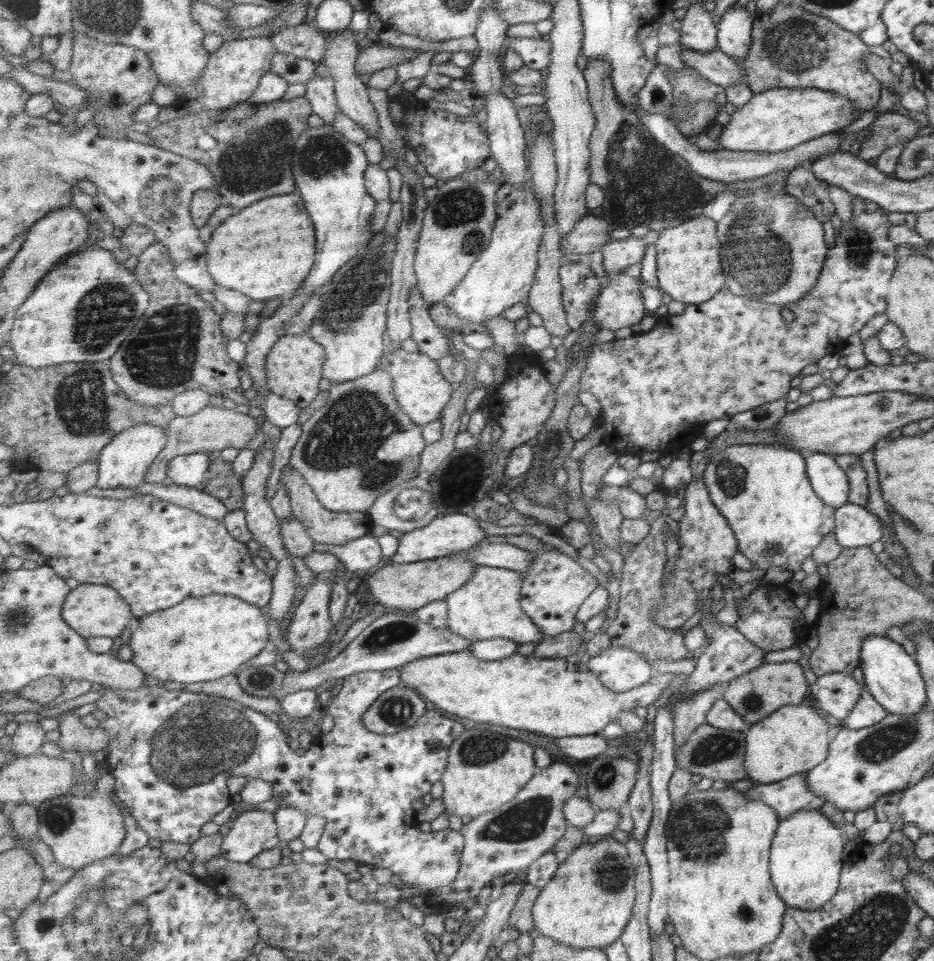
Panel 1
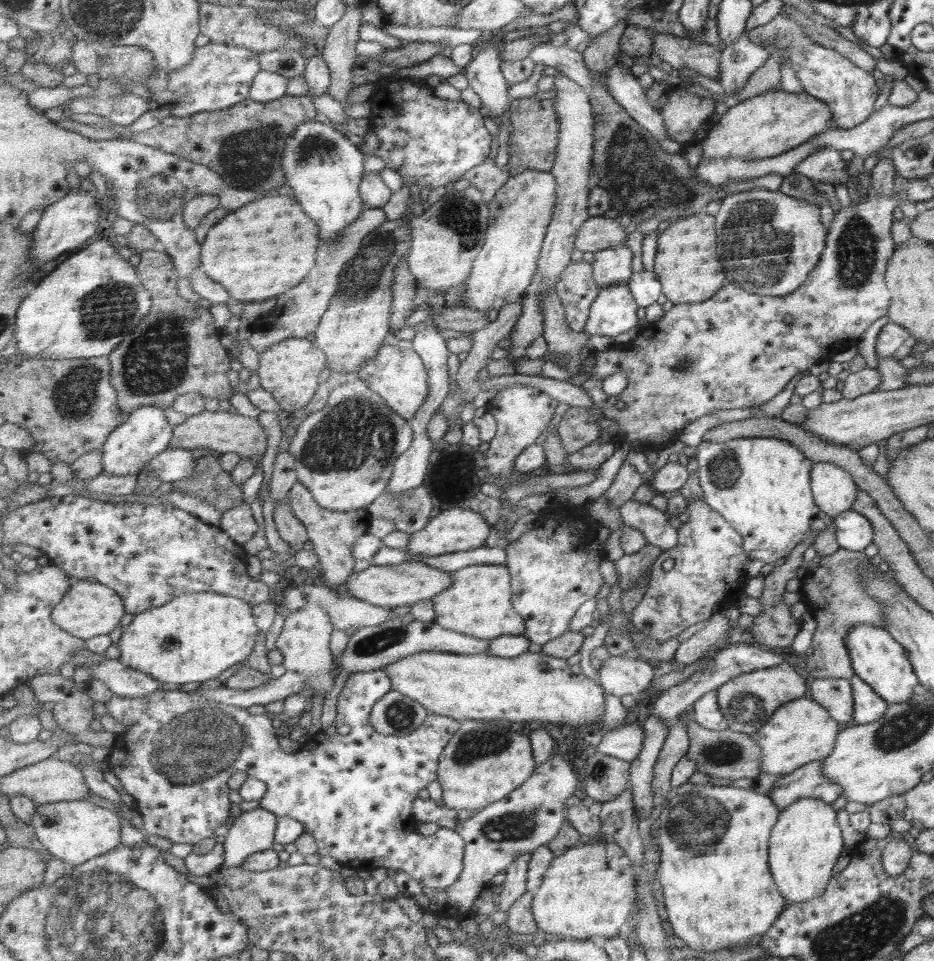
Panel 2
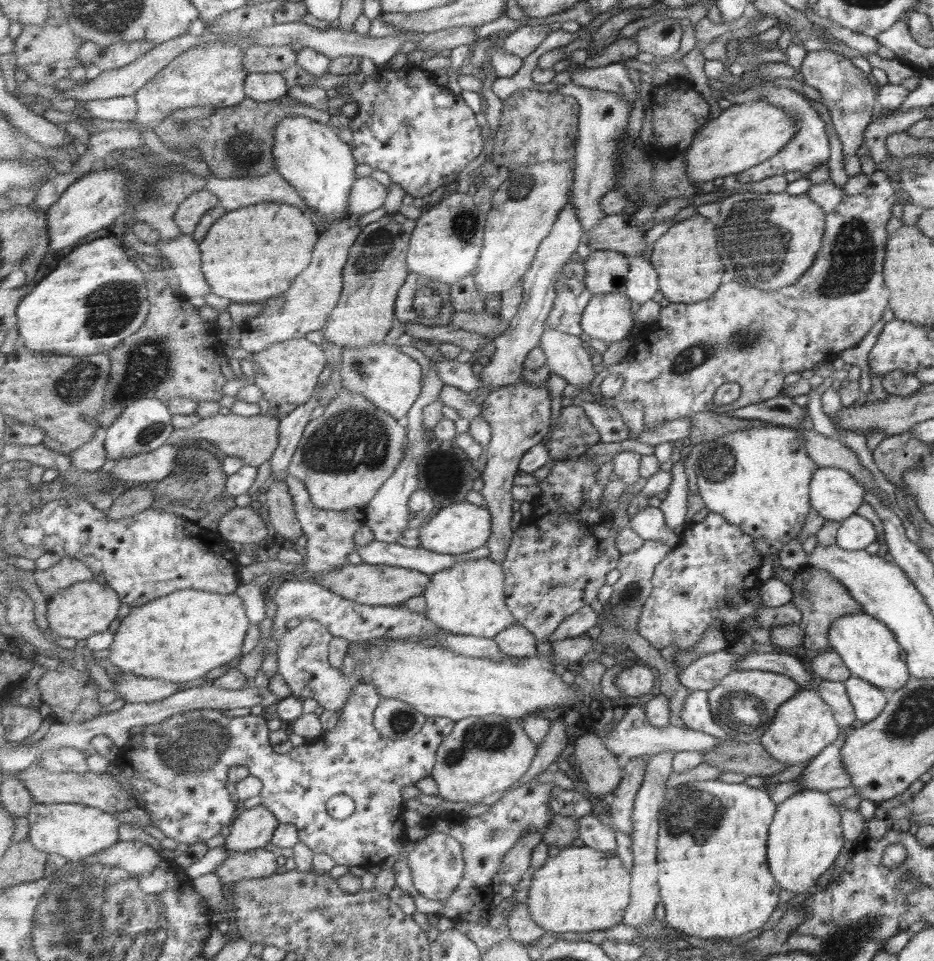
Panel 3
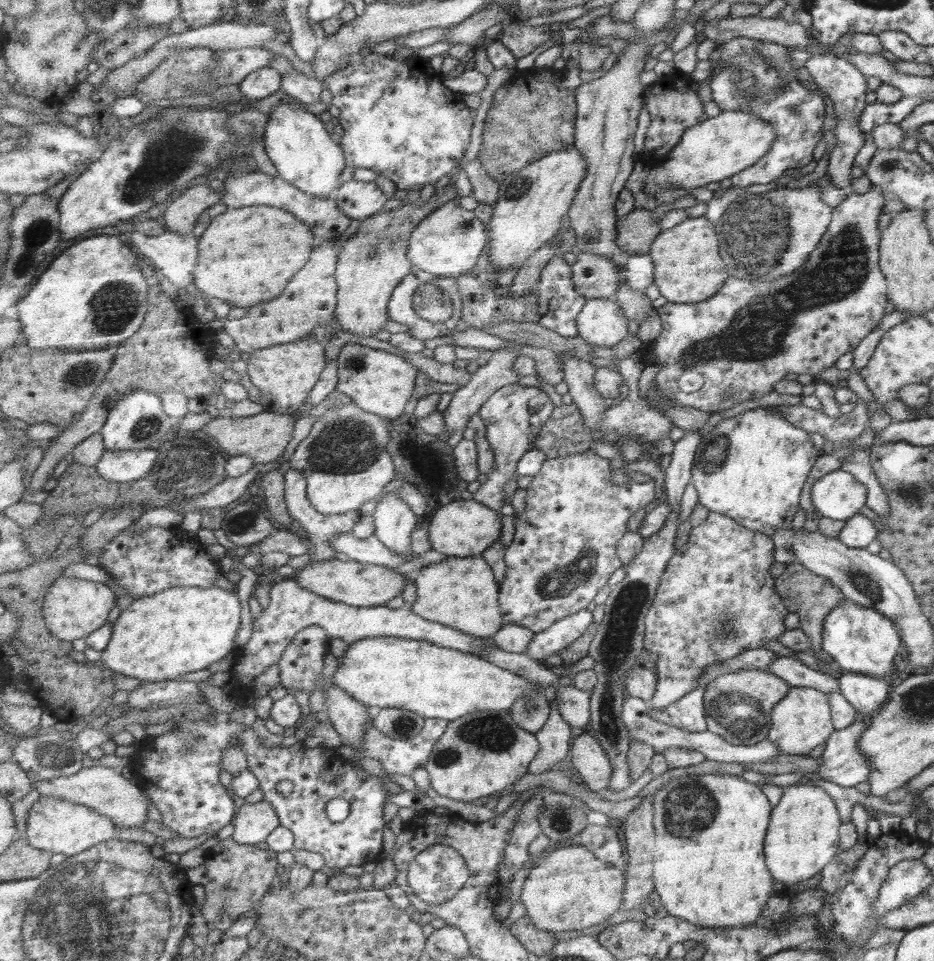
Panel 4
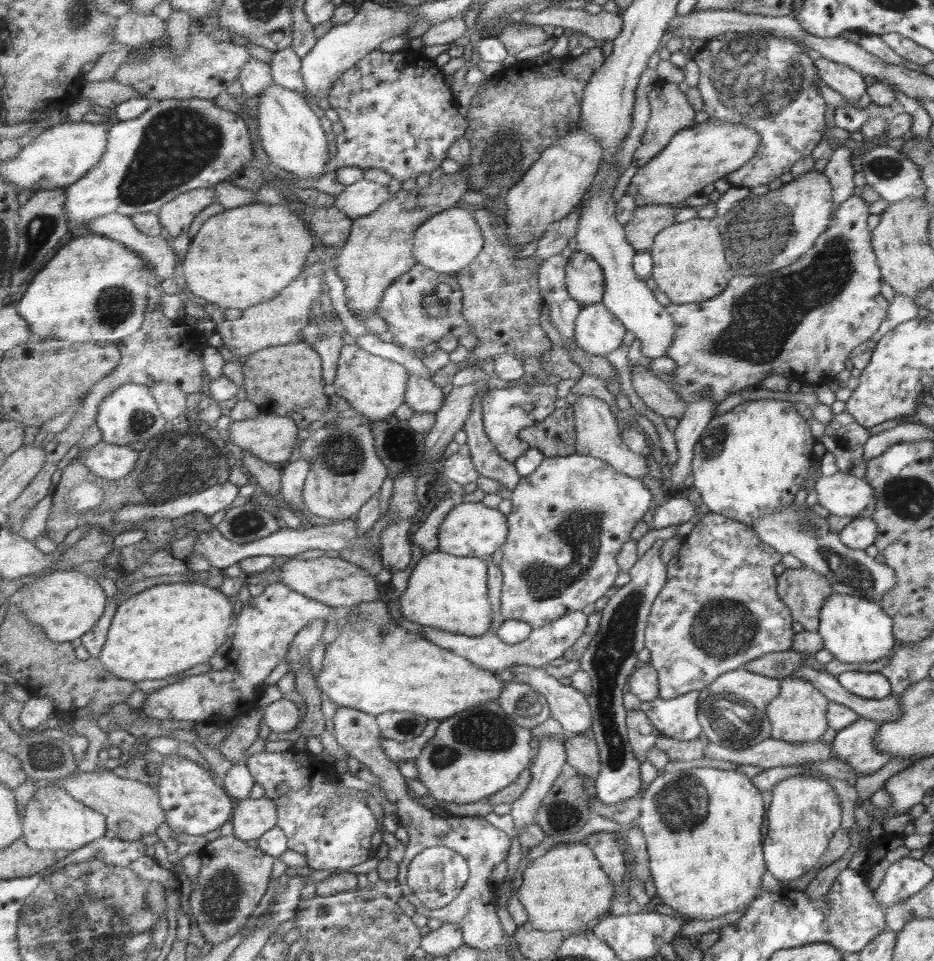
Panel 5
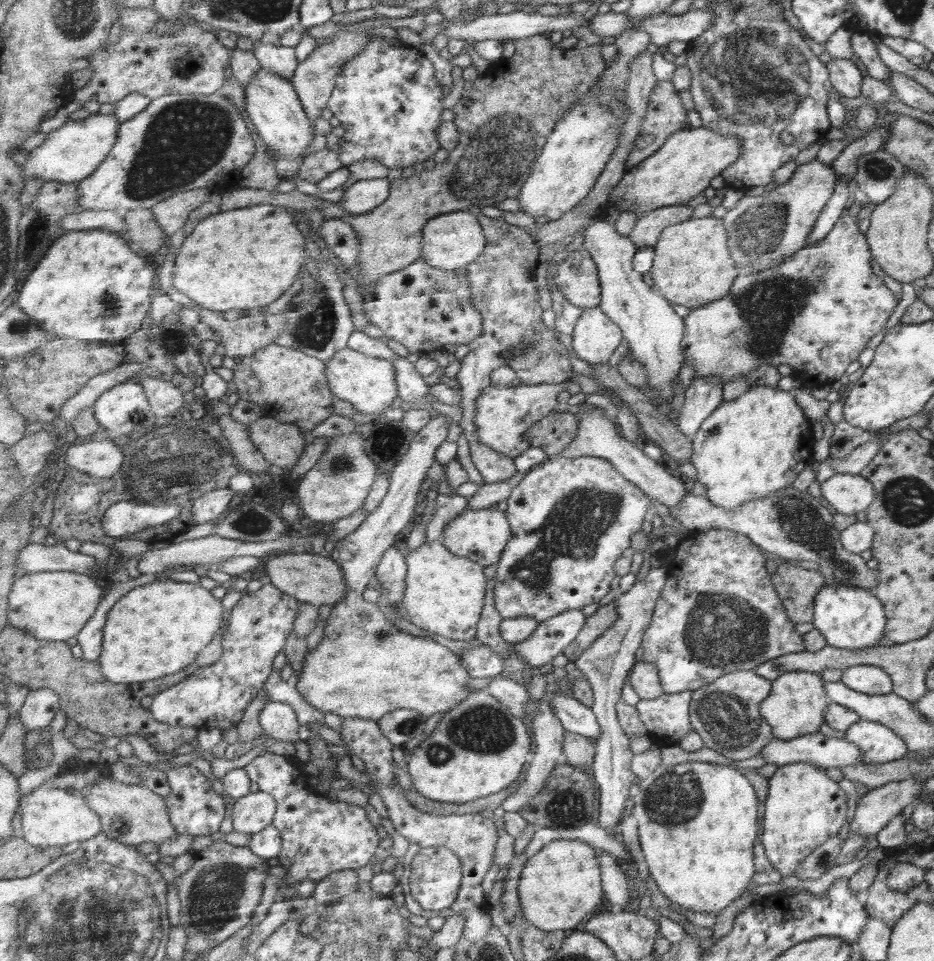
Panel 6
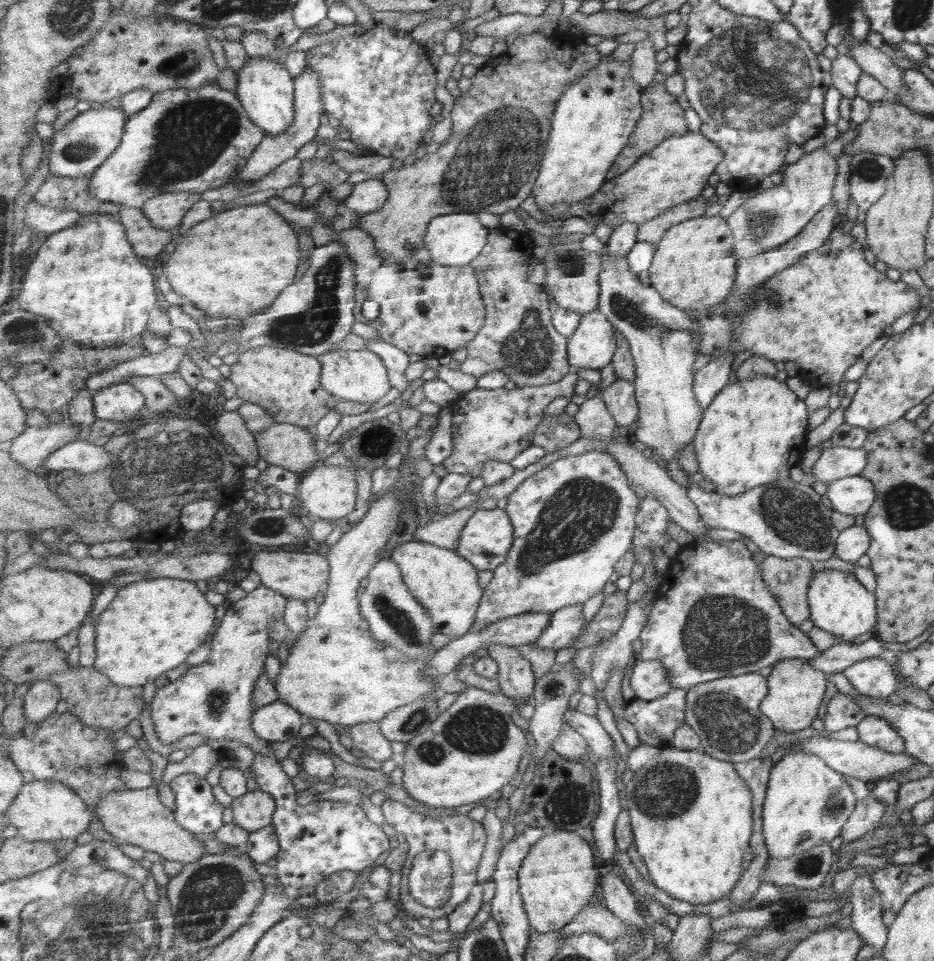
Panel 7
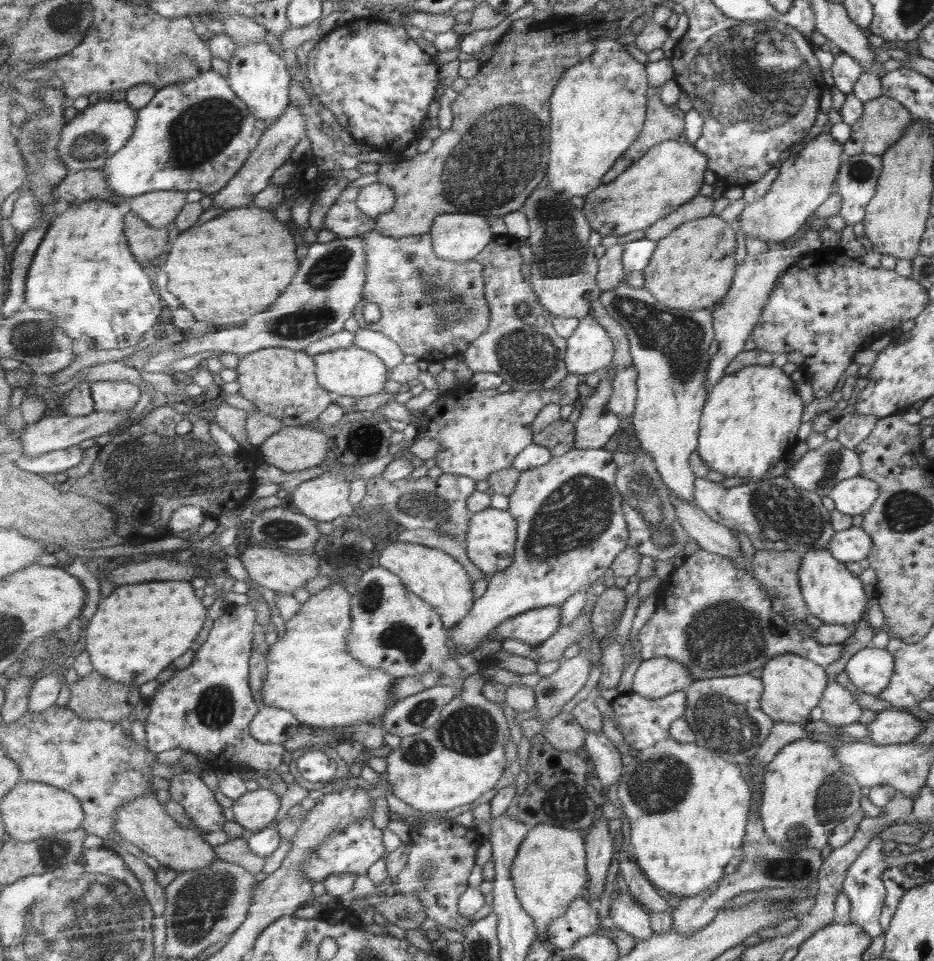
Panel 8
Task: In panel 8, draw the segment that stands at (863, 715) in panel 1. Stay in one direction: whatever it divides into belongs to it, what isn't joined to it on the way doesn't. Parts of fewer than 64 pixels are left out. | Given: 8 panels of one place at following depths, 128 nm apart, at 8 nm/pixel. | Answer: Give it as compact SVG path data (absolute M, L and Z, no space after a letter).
M869 645L851 656L844 670L859 693L877 696L887 687L893 672L893 660L884 649Z

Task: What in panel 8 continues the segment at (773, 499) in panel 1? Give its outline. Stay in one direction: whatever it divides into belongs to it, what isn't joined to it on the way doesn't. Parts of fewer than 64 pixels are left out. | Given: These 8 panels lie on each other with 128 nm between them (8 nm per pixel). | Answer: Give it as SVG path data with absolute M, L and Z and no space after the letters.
M743 366L733 374L723 374L715 386L711 386L706 395L706 404L702 408L701 423L698 427L697 453L705 462L708 470L714 470L731 478L763 479L765 472L773 468L781 456L791 452L797 443L795 433L800 426L803 403L794 385L795 377L787 376L779 367Z

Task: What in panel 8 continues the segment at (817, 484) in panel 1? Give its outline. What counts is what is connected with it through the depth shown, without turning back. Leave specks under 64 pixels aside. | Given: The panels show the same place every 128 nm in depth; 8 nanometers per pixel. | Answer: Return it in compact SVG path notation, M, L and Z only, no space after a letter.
M855 475L833 485L828 497L840 513L855 516L863 514L878 499L878 486L872 480Z

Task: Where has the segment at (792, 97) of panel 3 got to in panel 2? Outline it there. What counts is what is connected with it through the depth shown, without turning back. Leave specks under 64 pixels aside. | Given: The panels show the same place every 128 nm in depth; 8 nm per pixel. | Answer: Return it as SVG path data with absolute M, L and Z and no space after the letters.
M820 149L801 160L793 172L814 181L833 185L843 185L849 181L845 162L840 153L830 149Z

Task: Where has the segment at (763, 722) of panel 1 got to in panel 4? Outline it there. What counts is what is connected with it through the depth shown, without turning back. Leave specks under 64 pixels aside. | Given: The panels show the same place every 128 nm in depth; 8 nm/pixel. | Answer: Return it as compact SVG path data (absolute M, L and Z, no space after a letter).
M790 687L782 700L776 702L770 712L770 728L766 739L780 755L805 755L823 744L834 731L826 694L813 688Z

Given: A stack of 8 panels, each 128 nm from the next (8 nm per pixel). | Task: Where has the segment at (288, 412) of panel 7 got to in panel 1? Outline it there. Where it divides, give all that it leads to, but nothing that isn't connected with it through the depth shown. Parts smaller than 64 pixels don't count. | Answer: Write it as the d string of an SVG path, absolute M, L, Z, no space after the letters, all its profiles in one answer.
M310 334L282 336L267 356L267 377L272 392L293 400L302 409L307 408L322 391L320 384L326 360L326 348Z

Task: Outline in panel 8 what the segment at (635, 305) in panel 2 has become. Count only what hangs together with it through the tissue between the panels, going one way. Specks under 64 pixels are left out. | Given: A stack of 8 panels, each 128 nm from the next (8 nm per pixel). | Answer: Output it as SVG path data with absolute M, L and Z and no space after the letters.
M594 316L580 319L573 336L568 339L566 365L570 373L591 374L614 362L615 345L610 332Z

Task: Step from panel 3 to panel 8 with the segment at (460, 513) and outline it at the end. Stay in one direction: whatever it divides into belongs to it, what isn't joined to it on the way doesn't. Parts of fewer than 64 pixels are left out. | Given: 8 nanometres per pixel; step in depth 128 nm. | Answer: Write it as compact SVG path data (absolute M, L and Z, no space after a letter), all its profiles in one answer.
M488 508L470 517L469 534L465 544L469 558L485 575L508 569L515 562L515 549L518 546L518 521L506 510Z

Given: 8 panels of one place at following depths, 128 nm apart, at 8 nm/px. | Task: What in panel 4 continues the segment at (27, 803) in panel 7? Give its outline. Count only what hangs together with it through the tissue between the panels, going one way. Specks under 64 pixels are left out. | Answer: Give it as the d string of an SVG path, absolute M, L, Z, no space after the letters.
M40 796L29 811L24 836L35 848L71 857L111 840L117 827L111 817L103 816L103 813L86 805L61 800L55 796Z

